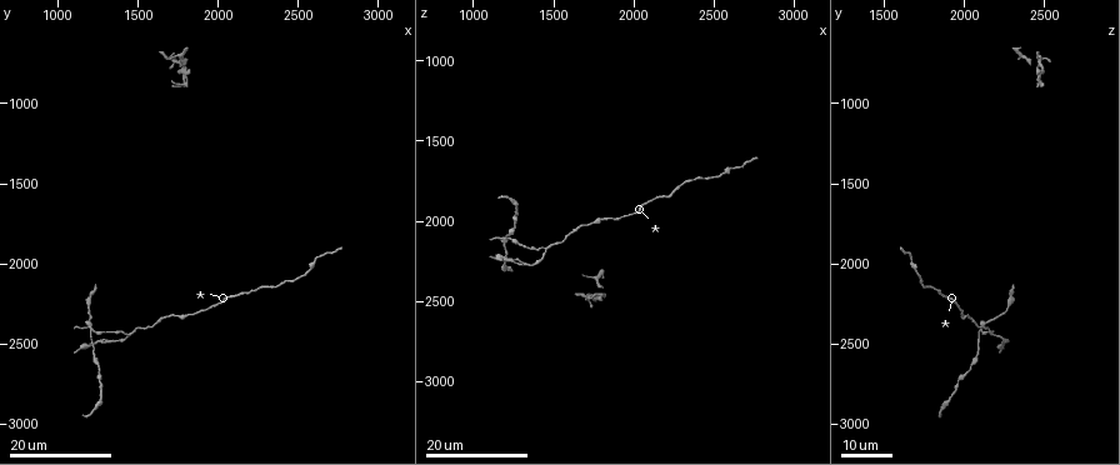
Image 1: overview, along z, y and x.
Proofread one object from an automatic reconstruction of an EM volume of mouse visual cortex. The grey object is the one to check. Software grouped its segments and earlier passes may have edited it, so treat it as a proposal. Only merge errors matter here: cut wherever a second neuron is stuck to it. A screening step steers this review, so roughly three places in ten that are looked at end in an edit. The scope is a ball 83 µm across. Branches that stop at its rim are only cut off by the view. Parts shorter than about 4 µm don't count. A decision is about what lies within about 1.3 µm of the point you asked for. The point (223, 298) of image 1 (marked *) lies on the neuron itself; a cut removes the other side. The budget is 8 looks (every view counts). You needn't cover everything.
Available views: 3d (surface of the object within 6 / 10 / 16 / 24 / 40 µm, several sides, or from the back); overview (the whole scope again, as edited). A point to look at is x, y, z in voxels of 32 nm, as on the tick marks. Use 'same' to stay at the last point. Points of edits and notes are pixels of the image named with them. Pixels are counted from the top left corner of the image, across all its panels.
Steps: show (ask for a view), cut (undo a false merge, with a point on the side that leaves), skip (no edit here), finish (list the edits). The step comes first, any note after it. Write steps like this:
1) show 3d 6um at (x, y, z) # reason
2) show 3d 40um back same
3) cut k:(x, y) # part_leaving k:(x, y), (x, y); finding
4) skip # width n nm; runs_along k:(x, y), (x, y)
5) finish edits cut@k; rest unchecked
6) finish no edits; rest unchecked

show 3d 24um at (1260, 2480, 2240) # arms run side by side

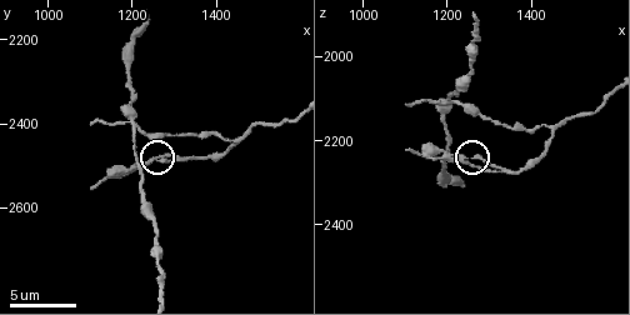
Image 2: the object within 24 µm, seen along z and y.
show 3d 6um at (1240, 2485, 2255)

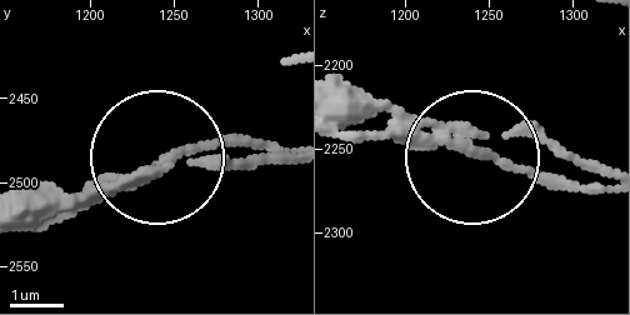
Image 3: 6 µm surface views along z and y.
skip # arms 3; runs_along 3:(606, 193), (566, 193), (473, 151), (343, 139); continuous, no second neuron

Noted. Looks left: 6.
show 3d 10um at (1455, 2445, 2170) # three-way junction

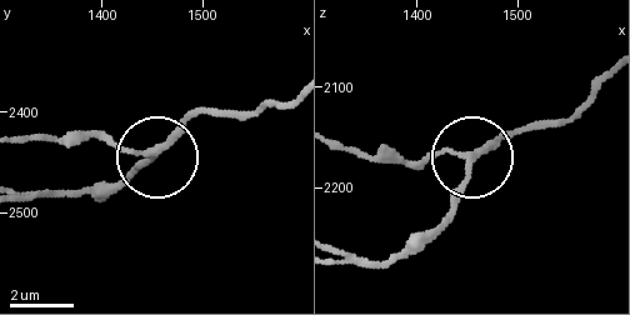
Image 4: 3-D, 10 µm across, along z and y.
show 3d 6um at (1454, 2440, 2176) # closer look

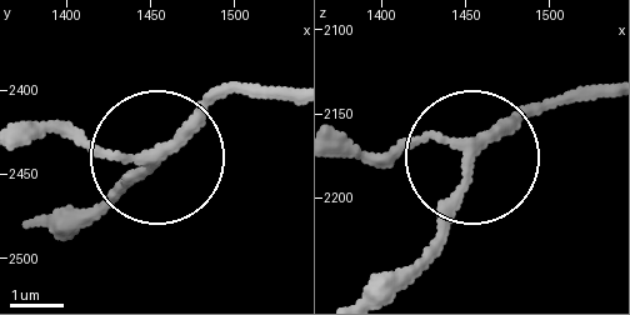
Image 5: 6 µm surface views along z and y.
skip # side_arm 15 um; runs_along 5:(596, 83), (543, 101), (475, 164), (426, 266); continuous, no second neuron

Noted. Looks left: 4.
show 3d 16um at (1200, 2415, 2105) # looks like a crossing

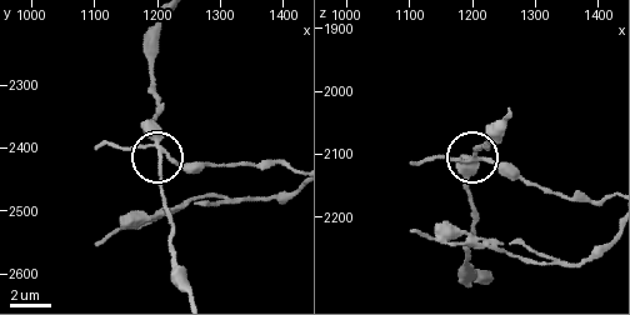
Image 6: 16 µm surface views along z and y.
cut 6:(458, 173) # width 180 nm; part_leaving 6:(158, 148), (163, 201), (173, 231), (173, 273), (188, 293); two neurons meet here

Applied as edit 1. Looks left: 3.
show overview

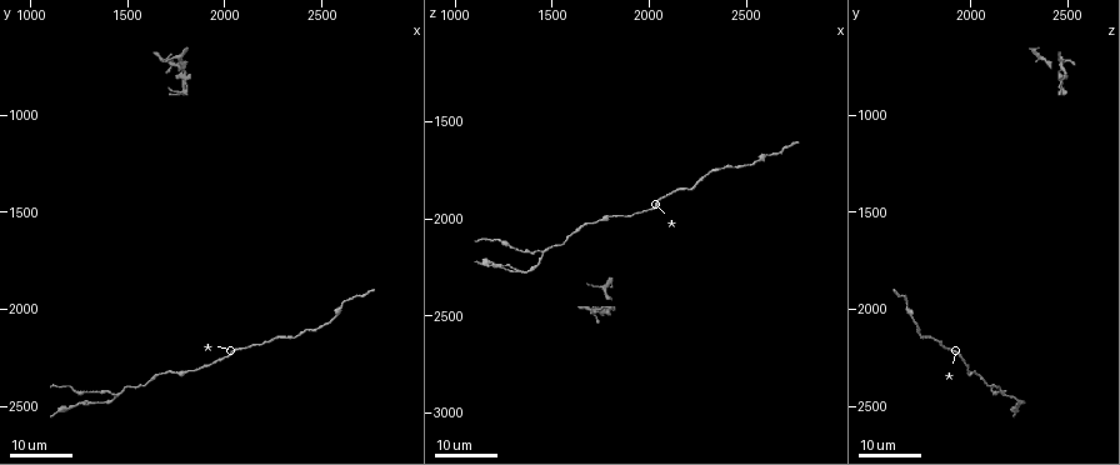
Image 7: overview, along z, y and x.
show 3d 16um at (1930, 2280, 1970) # a narrow waist

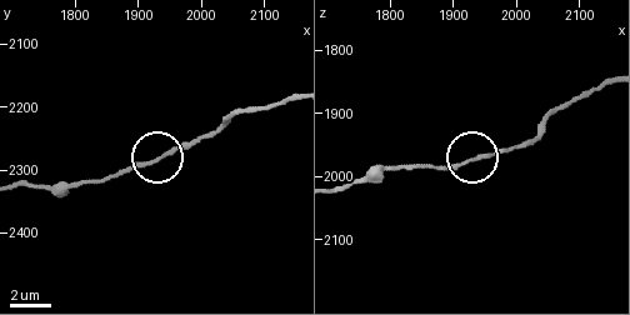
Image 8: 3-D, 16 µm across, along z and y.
show 3d 10um at (1930, 2285, 1980)

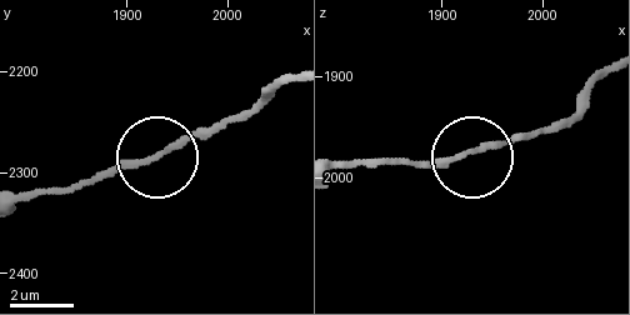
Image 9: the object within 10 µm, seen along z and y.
skip # runs_along 9:(260, 88), (244, 113), (179, 136), (146, 160), (78, 183); all the same neuron

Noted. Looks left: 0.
finish edits cut@6; rest unchecked

